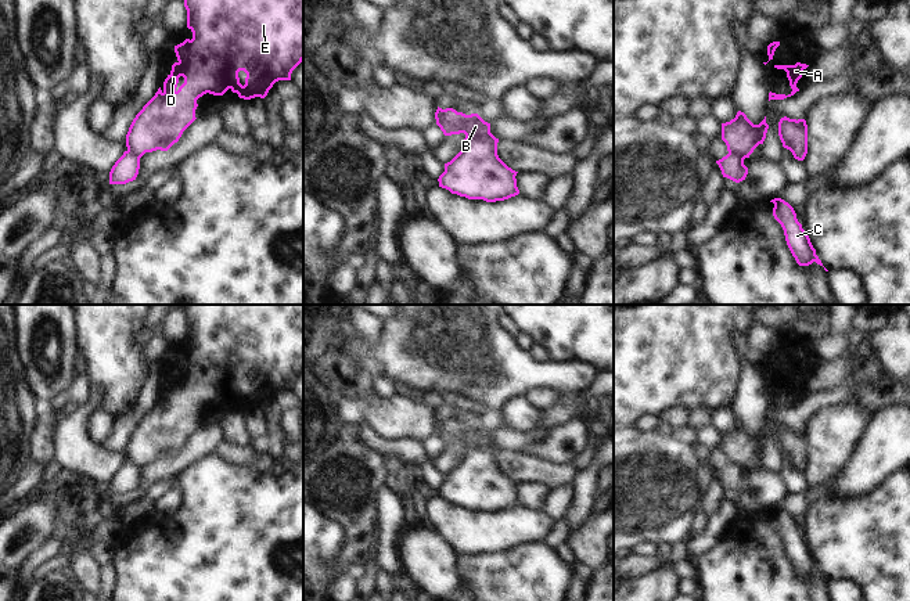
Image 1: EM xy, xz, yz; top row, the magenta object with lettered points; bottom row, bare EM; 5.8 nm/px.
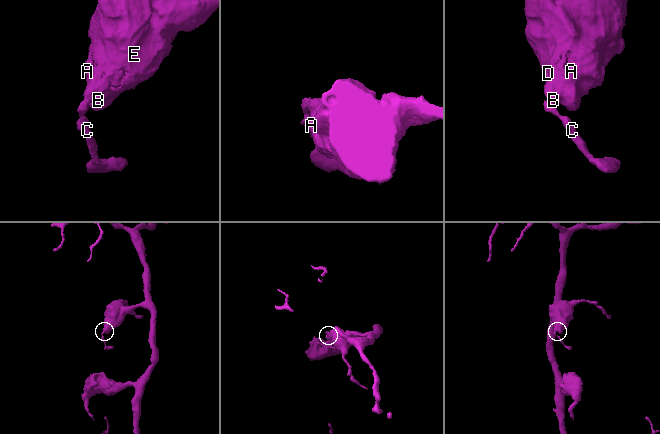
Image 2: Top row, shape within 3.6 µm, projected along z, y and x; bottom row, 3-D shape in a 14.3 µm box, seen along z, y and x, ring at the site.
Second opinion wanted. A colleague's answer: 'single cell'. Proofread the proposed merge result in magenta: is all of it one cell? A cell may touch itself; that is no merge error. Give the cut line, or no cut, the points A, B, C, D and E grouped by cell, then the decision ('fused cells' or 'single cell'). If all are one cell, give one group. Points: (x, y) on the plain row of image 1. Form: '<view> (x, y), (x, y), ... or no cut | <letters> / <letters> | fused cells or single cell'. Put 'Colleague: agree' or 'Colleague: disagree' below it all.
yz (729, 461), (743, 470) | A B D E / C | fused cells
Colleague: disagree

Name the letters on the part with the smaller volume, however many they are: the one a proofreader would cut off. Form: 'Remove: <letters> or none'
Remove: C

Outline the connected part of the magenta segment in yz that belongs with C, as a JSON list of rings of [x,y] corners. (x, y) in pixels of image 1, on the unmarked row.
[[[774,508],[770,512],[774,514],[773,526],[781,535],[787,555],[796,573],[799,576],[809,576],[816,572],[823,576],[810,553],[808,541],[805,541],[798,532],[794,518],[781,508]]]

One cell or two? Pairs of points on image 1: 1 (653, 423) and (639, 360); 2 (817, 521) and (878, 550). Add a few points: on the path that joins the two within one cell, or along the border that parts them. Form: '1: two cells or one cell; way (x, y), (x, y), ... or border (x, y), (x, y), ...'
1: two cells; border (659, 414), (646, 414), (633, 425)
2: one cell; way (833, 522), (849, 537), (863, 539)

